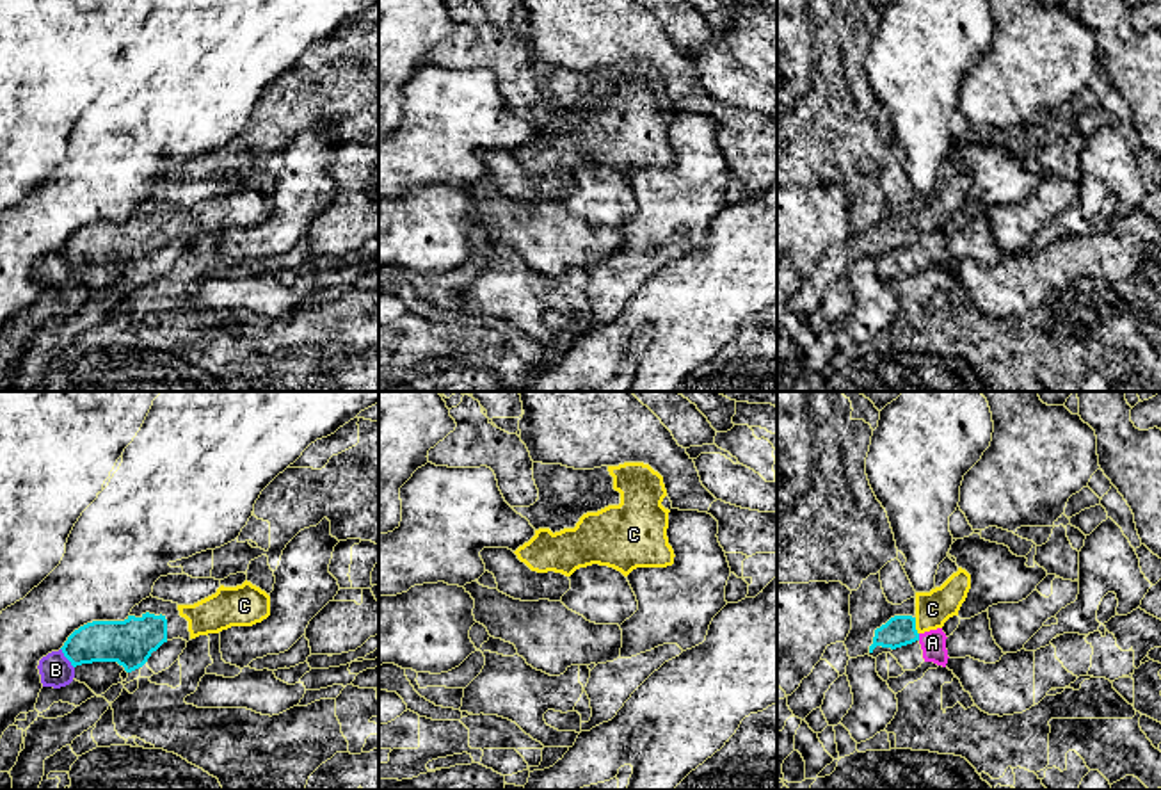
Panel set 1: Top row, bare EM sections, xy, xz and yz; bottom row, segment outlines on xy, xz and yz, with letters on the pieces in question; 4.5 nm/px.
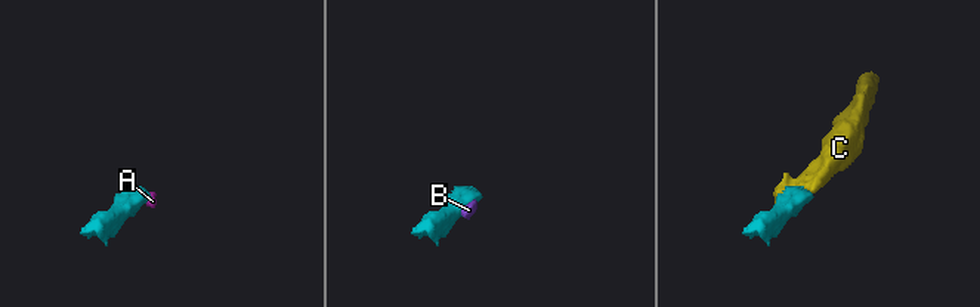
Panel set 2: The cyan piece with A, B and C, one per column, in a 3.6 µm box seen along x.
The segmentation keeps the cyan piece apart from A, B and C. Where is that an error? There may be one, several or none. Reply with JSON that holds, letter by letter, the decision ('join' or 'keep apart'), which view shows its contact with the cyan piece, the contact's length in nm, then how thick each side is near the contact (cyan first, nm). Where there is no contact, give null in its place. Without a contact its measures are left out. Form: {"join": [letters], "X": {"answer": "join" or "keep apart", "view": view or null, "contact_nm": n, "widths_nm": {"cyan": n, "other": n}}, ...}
{"join": ["C"], "A": {"answer": "keep apart", "view": "yz", "contact_nm": 30, "widths_nm": {"cyan": 140, "other": 110}}, "B": {"answer": "keep apart", "view": "xy", "contact_nm": 110, "widths_nm": {"cyan": 190, "other": 150}}, "C": {"answer": "join", "view": "yz", "contact_nm": 80, "widths_nm": {"cyan": 140, "other": 160}}}

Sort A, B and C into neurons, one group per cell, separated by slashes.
A / B / C

